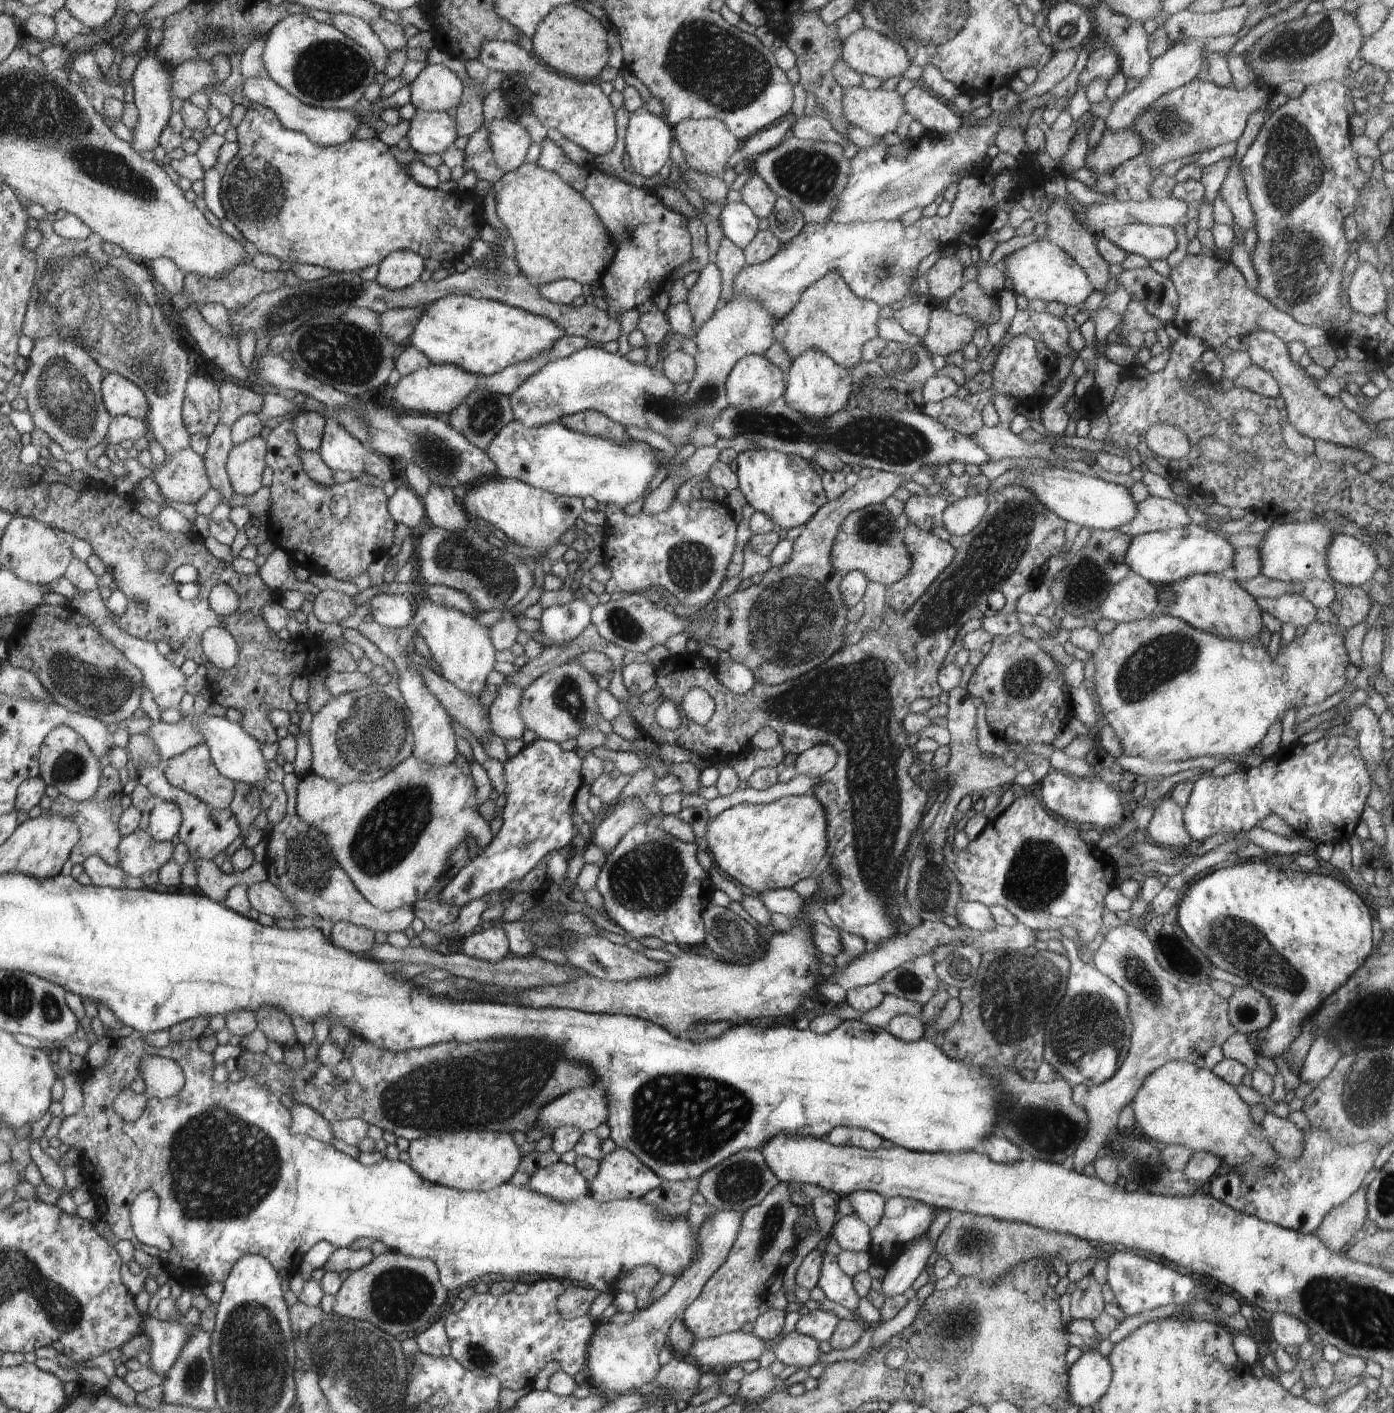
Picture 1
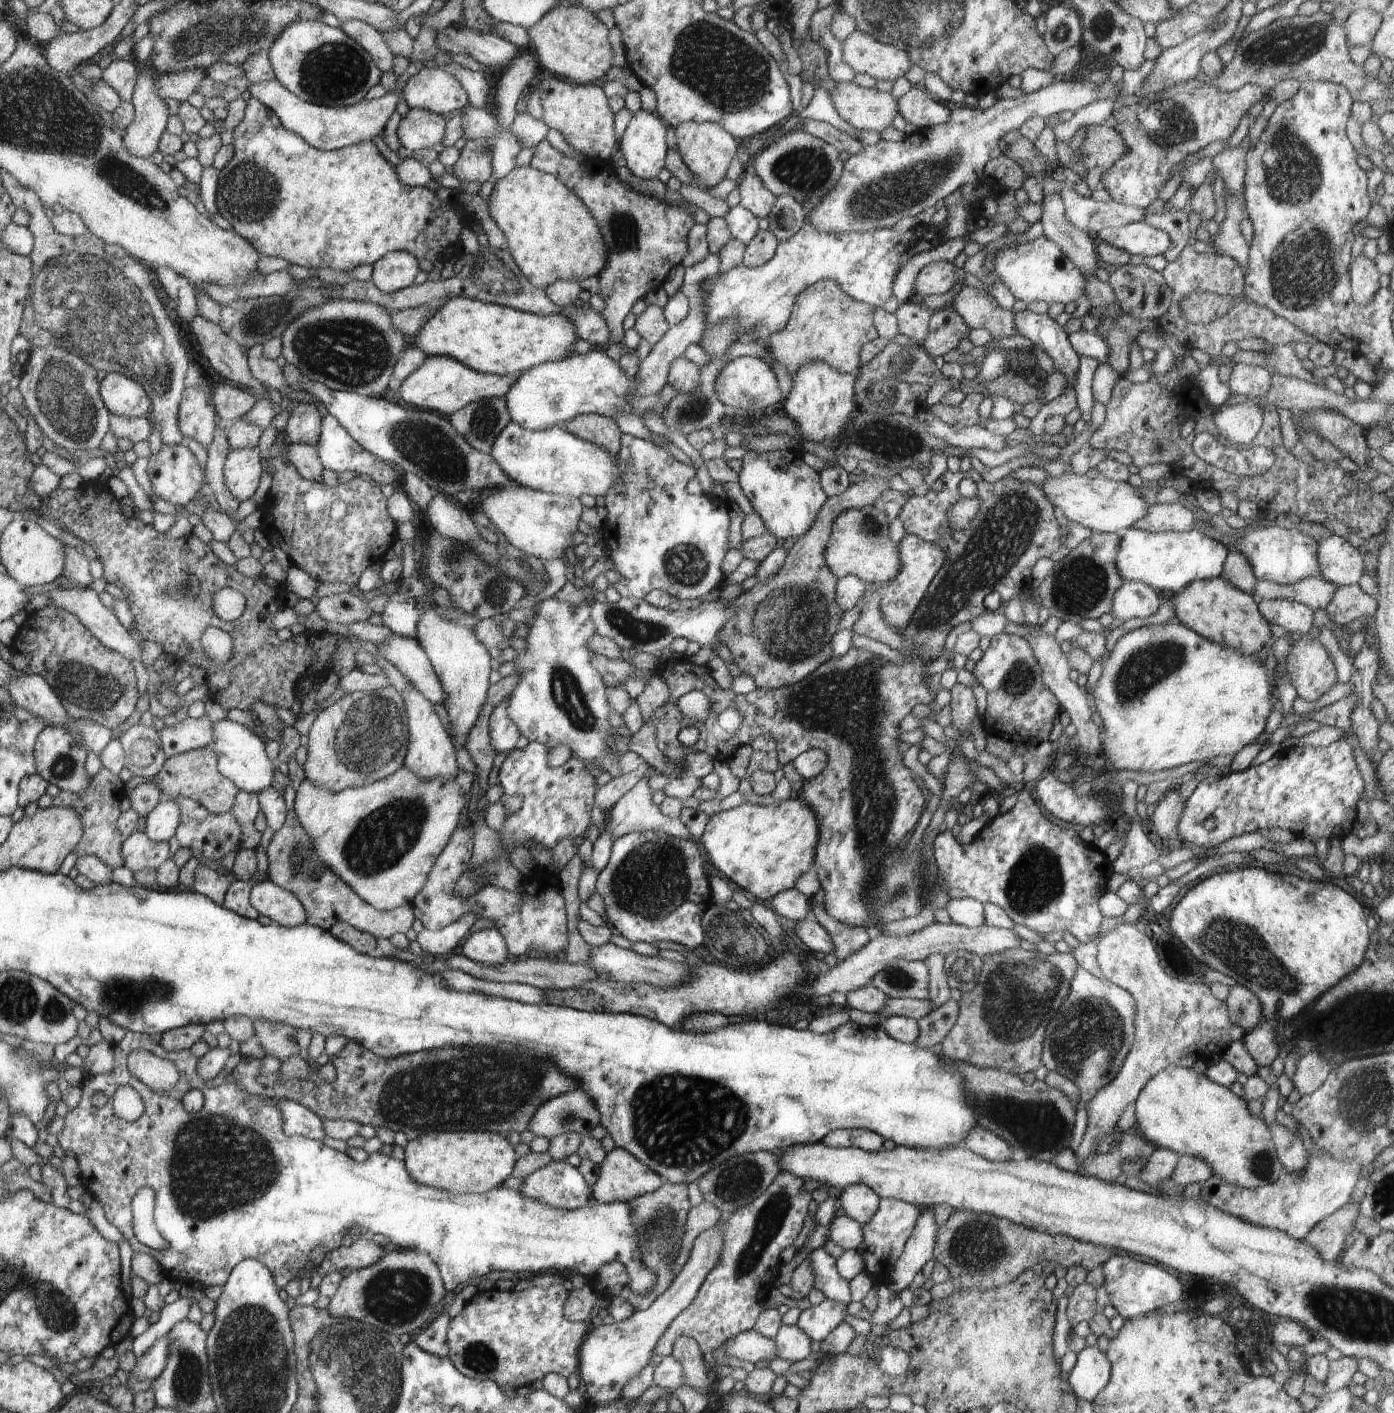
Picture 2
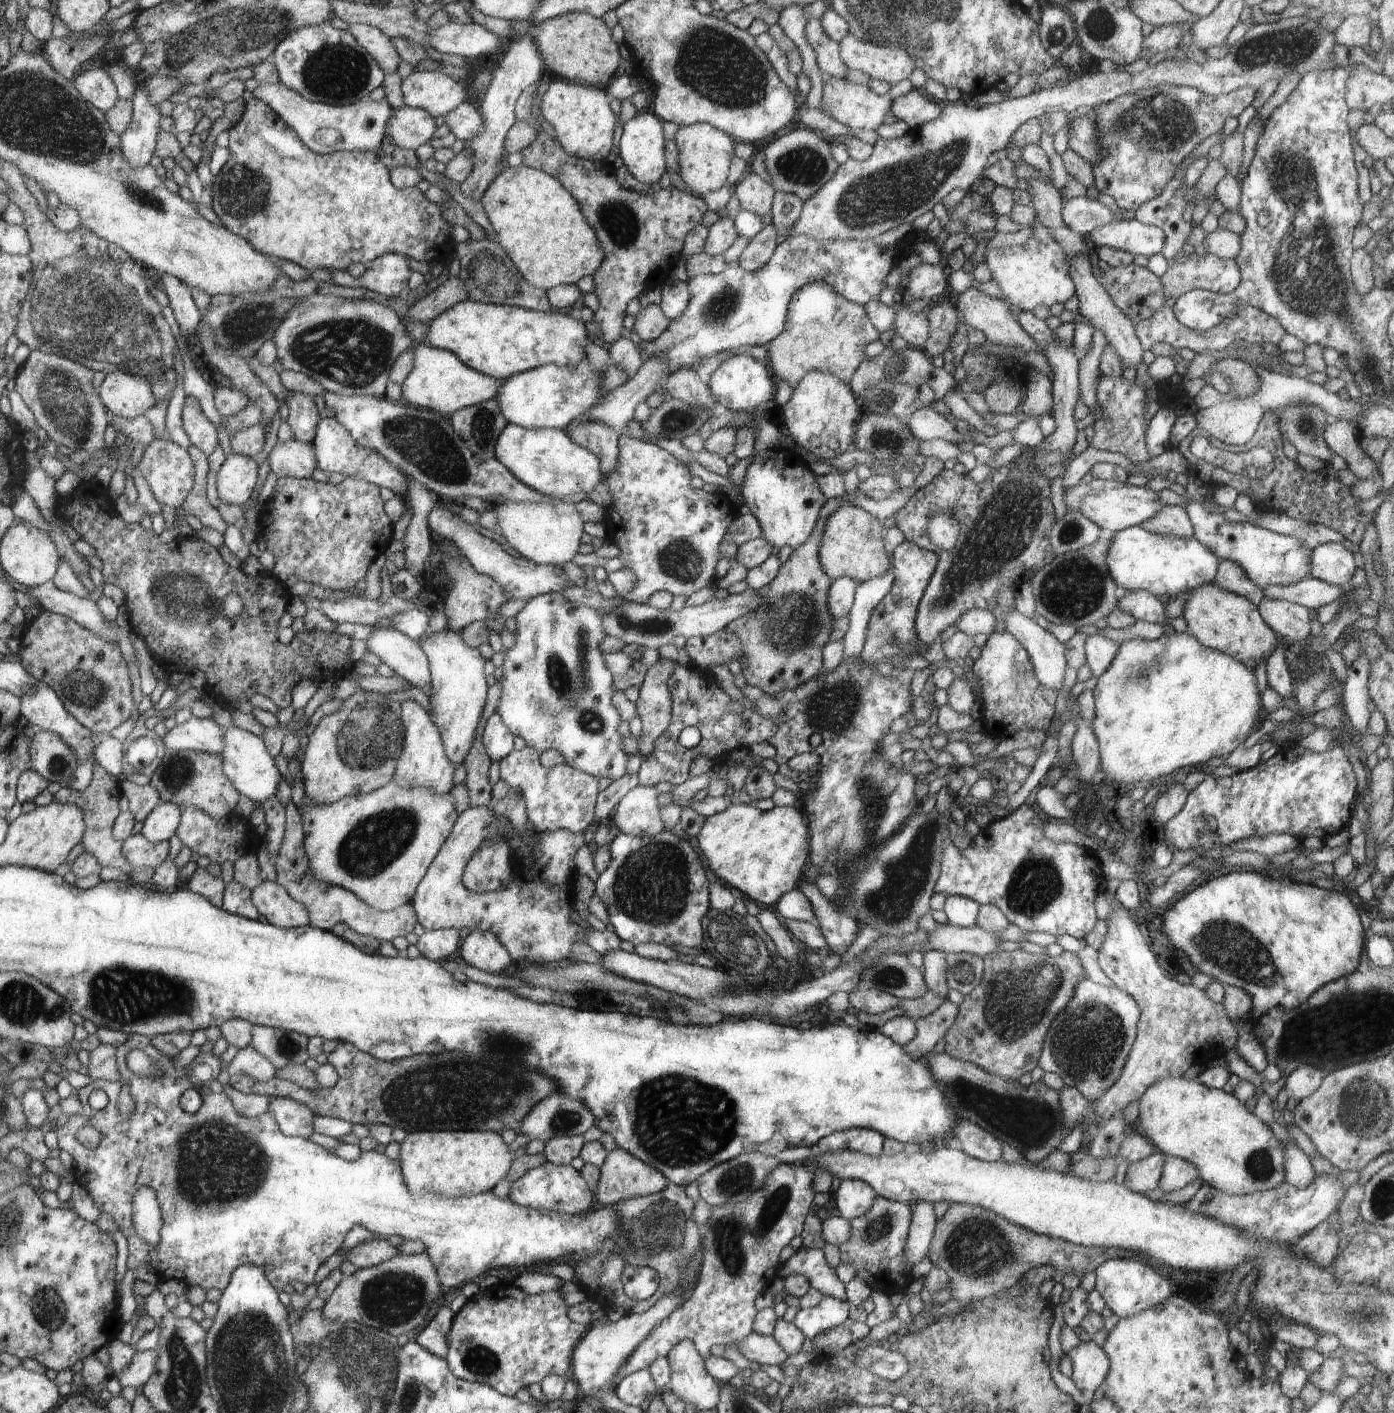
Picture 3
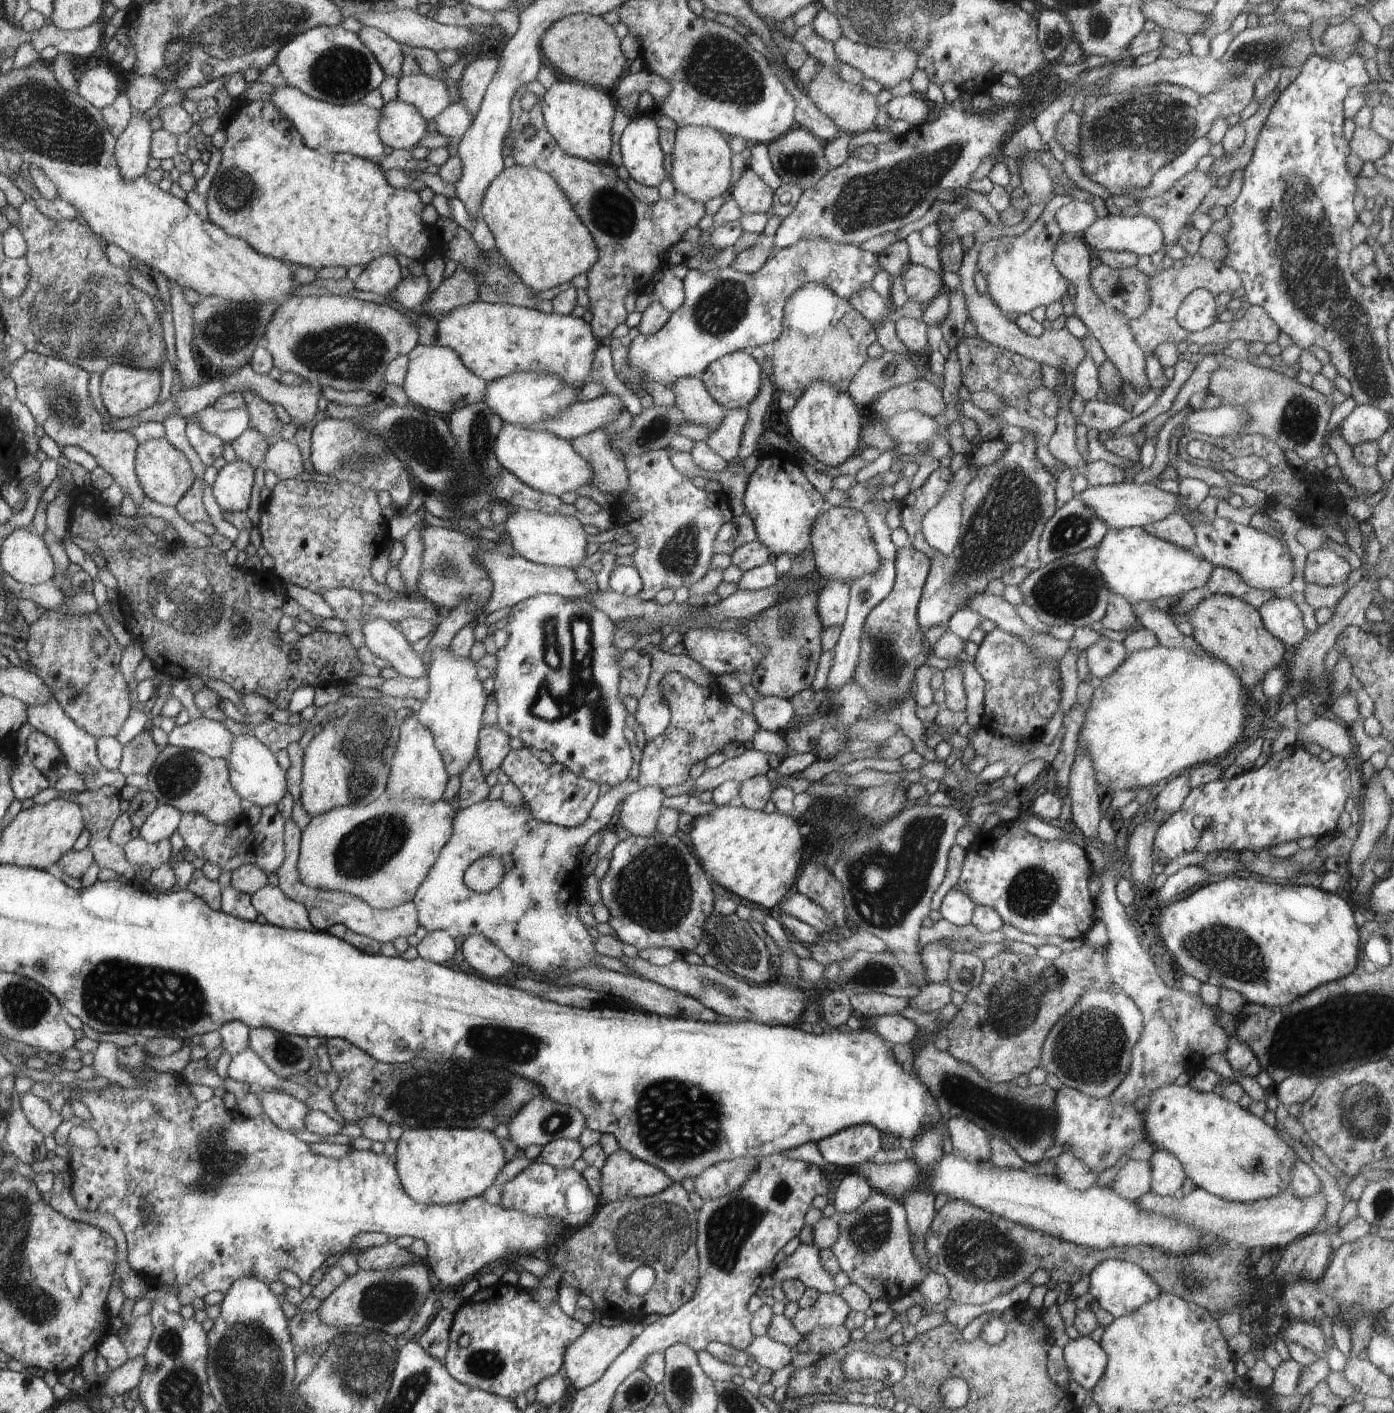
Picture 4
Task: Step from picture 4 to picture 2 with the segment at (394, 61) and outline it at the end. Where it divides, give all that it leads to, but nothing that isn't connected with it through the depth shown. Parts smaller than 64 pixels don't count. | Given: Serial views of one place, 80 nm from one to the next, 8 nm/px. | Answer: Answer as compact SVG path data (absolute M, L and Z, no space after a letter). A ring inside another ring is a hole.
M342 20L341 30L372 56L382 73L393 70L395 55L376 28L358 20Z

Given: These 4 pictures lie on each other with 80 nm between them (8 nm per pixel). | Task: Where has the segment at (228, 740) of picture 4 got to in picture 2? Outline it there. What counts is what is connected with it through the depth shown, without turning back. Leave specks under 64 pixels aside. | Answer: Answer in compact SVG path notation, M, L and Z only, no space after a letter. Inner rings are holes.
M206 713L200 719L186 718L175 726L164 726L160 732L160 744L165 756L172 757L193 749L212 748L212 722Z

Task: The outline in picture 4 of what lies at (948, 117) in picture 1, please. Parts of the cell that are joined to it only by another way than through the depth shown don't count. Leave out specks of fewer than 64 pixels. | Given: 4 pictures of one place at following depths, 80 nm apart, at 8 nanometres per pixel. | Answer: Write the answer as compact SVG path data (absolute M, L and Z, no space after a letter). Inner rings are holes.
M913 93L898 98L892 98L884 107L891 121L905 119L912 127L920 126L922 121L928 117L932 105L922 98L916 98Z

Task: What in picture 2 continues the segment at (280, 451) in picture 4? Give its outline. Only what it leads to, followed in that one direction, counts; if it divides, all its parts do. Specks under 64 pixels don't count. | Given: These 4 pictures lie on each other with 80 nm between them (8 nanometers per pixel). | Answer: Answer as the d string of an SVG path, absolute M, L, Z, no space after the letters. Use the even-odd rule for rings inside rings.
M290 443L286 448L286 458L298 470L298 474L310 481L322 481L324 466L320 461L317 448L306 444Z

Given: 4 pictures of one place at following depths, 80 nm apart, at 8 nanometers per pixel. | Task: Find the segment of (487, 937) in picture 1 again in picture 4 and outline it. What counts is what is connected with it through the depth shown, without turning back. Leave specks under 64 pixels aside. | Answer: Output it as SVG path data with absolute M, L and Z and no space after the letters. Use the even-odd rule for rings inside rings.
M471 935L460 948L470 967L485 979L502 979L510 968L514 968L512 960L505 952L482 936Z

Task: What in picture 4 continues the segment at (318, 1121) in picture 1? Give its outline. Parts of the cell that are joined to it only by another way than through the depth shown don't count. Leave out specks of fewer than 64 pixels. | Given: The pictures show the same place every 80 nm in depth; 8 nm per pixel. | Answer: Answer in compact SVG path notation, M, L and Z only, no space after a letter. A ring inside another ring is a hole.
M277 1089L258 1090L263 1113L286 1132L302 1131L309 1108L305 1103Z

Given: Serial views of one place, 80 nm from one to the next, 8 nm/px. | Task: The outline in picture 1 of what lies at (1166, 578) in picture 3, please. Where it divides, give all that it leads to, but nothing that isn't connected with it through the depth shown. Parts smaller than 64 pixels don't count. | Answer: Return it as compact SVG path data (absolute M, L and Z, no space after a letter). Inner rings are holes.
M1190 523L1167 531L1142 533L1132 538L1125 562L1132 573L1156 586L1180 582L1191 574L1221 574L1232 567L1235 549L1224 538Z

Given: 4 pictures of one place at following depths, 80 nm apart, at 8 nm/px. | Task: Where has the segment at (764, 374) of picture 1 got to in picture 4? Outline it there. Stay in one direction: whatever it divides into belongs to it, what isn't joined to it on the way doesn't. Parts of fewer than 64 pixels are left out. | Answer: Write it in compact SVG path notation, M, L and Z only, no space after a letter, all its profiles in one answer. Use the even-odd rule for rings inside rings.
M735 351L710 365L702 382L721 406L738 410L748 406L762 392L762 374L764 370L752 356Z

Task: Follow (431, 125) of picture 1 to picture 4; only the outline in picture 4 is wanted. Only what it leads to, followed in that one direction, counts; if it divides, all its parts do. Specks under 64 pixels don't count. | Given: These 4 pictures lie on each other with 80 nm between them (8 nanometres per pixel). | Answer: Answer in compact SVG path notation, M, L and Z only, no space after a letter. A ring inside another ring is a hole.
M395 99L384 103L380 112L379 124L377 130L380 140L385 146L397 149L410 149L419 145L419 142L425 135L431 131L431 122L424 119L416 107L408 103L401 102L400 99Z

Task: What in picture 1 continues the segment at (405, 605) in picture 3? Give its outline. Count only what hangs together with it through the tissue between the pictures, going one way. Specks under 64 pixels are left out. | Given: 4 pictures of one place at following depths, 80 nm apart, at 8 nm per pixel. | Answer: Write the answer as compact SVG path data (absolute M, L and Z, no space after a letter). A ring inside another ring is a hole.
M323 590L312 602L312 615L322 623L339 623L356 612L357 603L357 597L342 591Z

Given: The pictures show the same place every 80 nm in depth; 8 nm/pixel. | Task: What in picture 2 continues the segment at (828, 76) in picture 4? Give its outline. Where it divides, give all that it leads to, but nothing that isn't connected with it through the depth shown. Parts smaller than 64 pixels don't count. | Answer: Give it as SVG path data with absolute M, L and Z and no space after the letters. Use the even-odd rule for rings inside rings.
M840 82L829 96L840 118L858 131L882 133L886 128L892 127L898 114L899 99L876 87L870 89Z

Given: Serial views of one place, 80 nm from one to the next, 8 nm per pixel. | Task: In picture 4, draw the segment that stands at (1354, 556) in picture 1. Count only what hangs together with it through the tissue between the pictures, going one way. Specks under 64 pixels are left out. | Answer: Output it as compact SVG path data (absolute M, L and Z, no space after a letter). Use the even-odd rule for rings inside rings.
M1330 549L1312 550L1306 556L1306 582L1319 586L1337 586L1346 584L1351 572L1349 562Z

